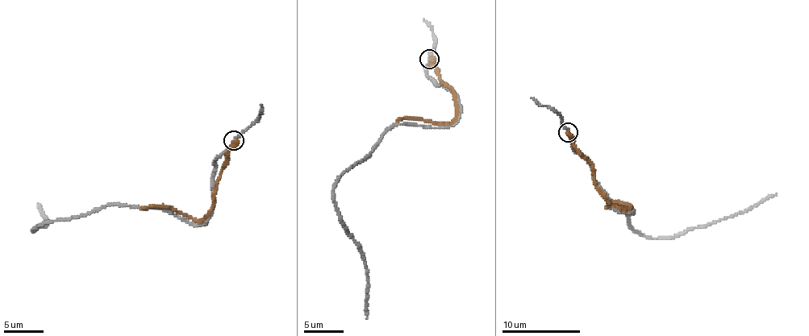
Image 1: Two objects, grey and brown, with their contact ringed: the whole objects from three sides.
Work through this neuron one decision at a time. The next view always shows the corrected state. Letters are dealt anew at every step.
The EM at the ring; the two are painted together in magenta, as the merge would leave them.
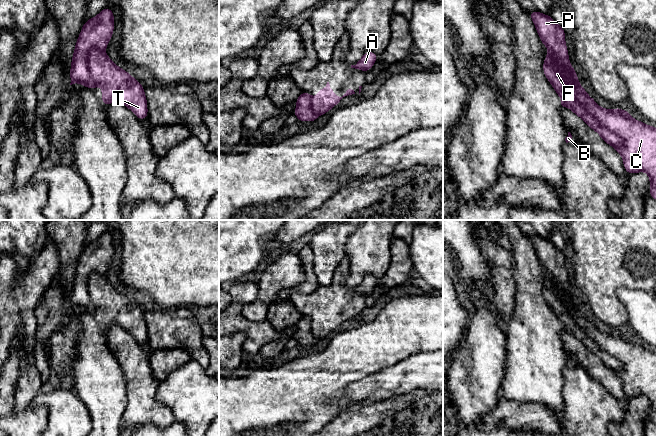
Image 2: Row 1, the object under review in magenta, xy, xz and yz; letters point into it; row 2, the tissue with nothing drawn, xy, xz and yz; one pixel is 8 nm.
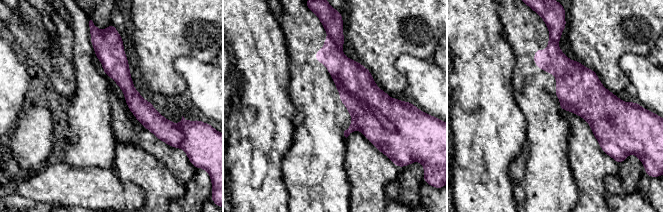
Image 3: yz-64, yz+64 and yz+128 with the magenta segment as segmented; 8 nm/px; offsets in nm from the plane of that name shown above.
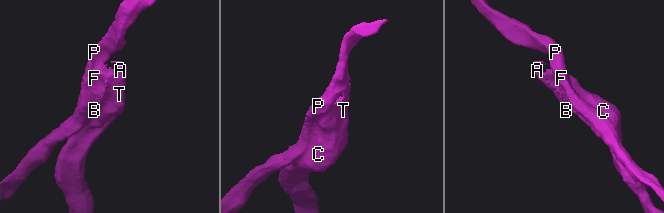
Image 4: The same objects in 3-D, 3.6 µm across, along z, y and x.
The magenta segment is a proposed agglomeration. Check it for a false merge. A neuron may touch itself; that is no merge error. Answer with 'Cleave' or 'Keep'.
Cleave

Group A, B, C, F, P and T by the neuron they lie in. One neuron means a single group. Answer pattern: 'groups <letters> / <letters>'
groups A B C T / F P

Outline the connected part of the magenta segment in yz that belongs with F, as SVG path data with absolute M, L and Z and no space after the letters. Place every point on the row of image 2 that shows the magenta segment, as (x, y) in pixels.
M533 11L530 14L542 43L550 50L558 64L552 66L544 63L543 71L555 91L563 98L570 110L578 115L591 129L595 130L607 144L618 147L621 138L603 125L572 94L567 82L572 78L575 69L571 67L568 49L565 43L563 27L559 26L551 16Z

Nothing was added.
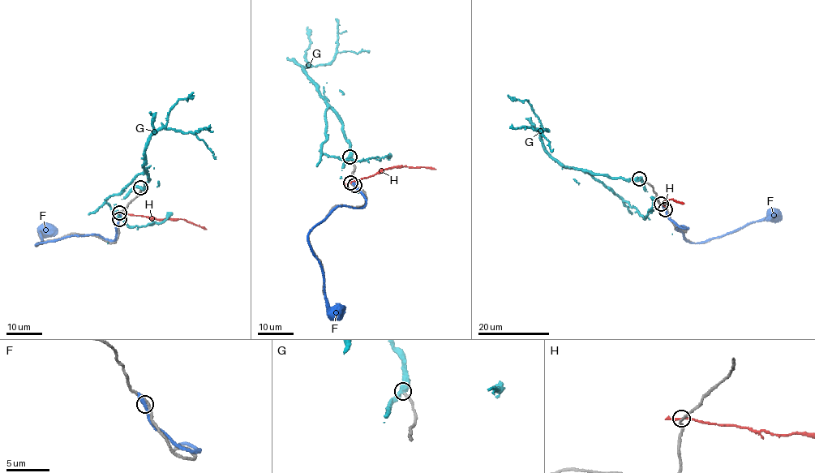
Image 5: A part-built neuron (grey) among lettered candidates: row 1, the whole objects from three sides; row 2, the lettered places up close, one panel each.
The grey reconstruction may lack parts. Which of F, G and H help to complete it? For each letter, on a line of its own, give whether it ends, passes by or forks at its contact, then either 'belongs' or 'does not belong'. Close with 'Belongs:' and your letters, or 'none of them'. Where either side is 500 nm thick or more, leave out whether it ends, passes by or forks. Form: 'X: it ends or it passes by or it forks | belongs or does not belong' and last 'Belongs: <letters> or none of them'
F: it passes by | does not belong
G: it passes by | belongs
H: it passes by | does not belong
Belongs: G

